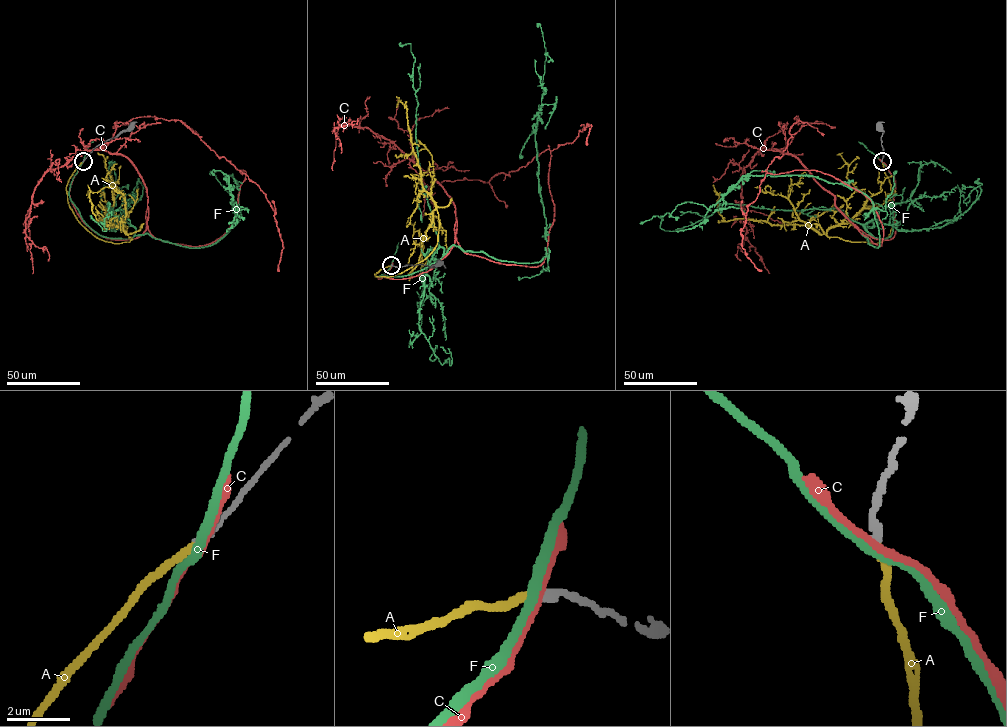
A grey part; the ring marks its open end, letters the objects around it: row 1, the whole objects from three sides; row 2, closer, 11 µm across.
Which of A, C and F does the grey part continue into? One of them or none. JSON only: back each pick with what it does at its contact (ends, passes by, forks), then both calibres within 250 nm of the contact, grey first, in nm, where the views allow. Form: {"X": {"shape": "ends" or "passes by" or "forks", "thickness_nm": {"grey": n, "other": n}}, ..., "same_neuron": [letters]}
{"A": {"shape": "ends", "thickness_nm": {"grey": 200, "other": 240}}, "same_neuron": ["A"]}

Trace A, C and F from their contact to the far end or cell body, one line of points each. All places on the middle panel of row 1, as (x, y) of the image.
A: (391, 265), (375, 276), (423, 260), (439, 227), (406, 108), (396, 96)
C: (391, 265), (378, 278), (425, 272), (455, 234), (539, 265), (550, 151), (434, 181), (421, 218)
F: (391, 265), (377, 277), (419, 271), (452, 245), (519, 263), (546, 256), (535, 140), (546, 59), (538, 27)

